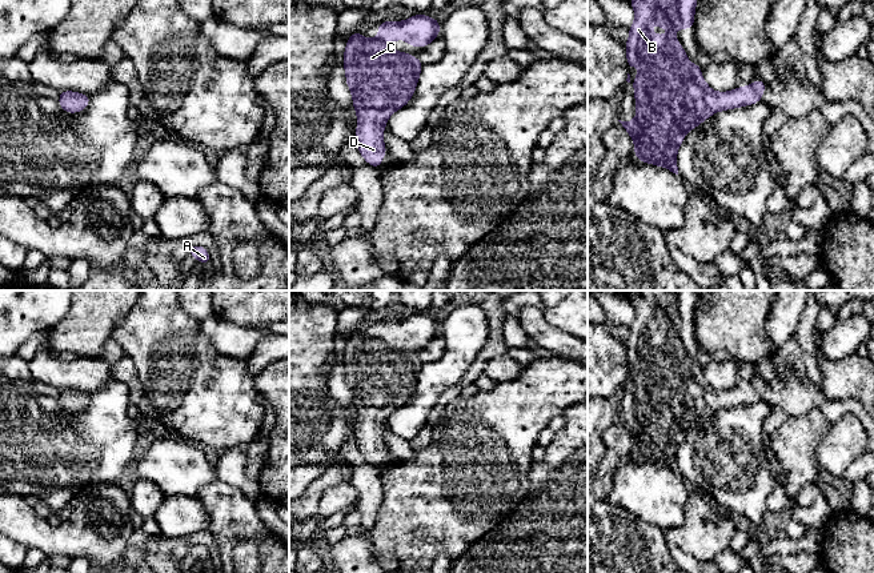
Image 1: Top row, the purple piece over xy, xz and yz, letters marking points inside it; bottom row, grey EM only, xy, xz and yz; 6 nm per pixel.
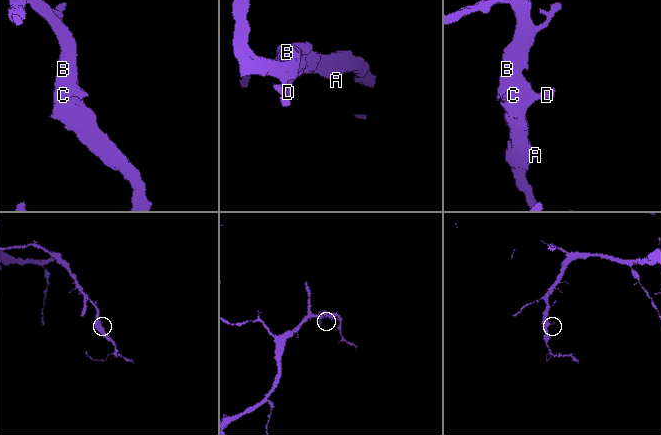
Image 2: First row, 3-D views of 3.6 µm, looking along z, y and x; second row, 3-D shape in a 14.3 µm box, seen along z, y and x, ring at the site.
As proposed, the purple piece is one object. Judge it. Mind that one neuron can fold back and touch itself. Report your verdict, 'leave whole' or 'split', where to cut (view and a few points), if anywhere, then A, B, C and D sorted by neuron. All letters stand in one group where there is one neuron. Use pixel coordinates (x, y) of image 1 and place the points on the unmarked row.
leave whole; no cut; A B C D

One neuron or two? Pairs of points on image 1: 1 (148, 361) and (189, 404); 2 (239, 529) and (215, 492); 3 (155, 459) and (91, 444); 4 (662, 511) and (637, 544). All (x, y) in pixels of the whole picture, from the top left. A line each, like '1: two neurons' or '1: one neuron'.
1: one neuron
2: one neuron
3: two neurons
4: two neurons

